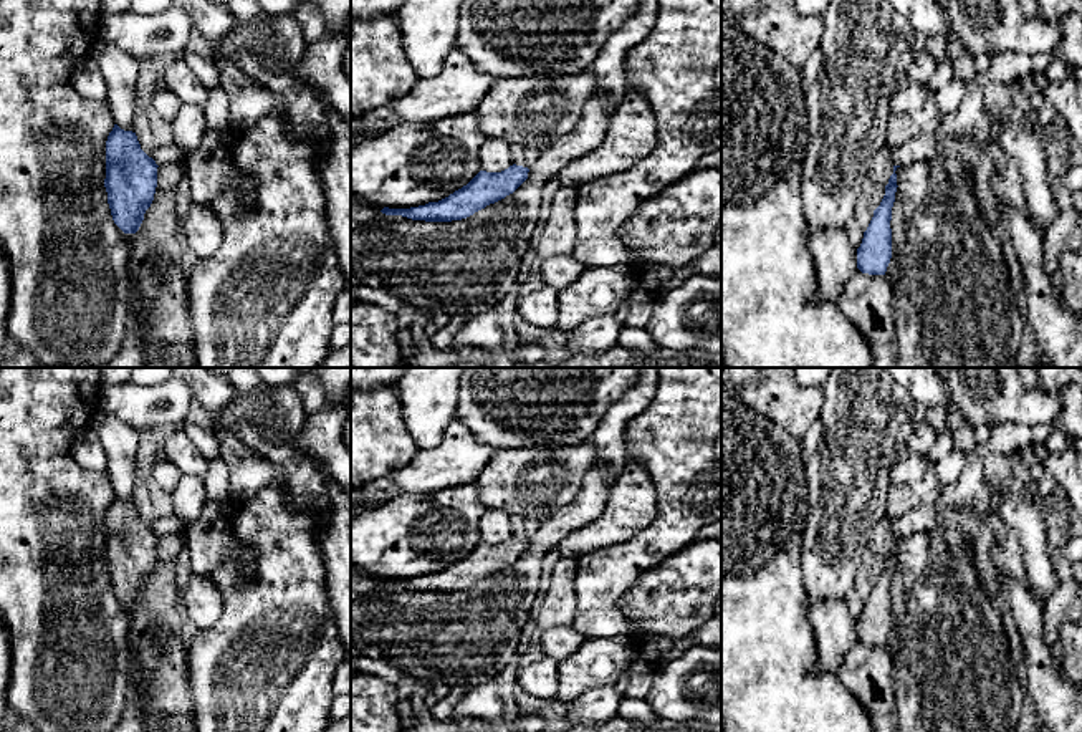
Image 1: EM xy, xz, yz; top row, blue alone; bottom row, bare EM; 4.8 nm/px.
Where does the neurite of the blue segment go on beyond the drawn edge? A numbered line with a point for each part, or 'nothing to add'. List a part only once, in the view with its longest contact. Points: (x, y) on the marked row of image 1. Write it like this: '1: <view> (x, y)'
nothing to add

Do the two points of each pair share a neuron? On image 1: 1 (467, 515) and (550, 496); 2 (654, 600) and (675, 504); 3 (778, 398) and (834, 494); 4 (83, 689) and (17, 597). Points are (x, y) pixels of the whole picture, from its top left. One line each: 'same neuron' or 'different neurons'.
1: different neurons
2: different neurons
3: different neurons
4: same neuron

